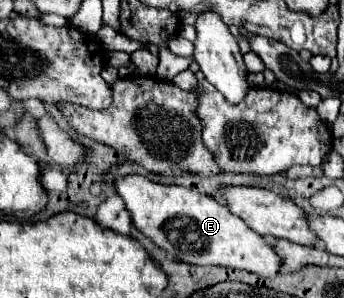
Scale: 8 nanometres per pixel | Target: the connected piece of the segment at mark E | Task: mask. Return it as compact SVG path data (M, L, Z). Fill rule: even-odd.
M128 175L116 179L118 195L126 201L126 209L134 219L134 227L152 239L160 249L172 253L190 265L218 265L242 269L260 277L276 277L280 271L280 255L252 231L224 203L198 191L154 183L144 175Z

